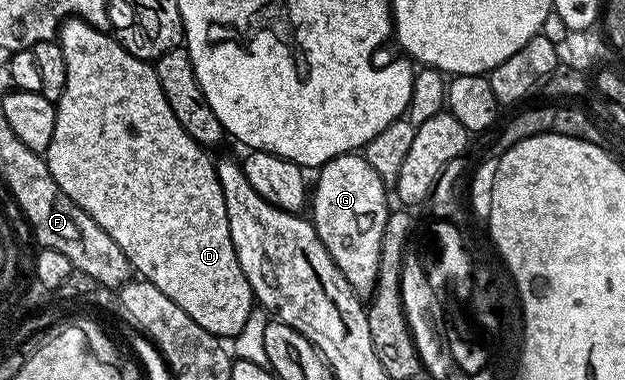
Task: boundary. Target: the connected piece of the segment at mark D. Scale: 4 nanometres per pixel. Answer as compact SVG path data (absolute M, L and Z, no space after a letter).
M69 17L61 23L58 42L66 57L66 89L62 89L62 97L55 104L54 137L50 137L50 145L46 152L48 168L54 181L58 181L62 193L66 193L66 197L70 197L70 201L77 203L83 211L90 213L90 217L94 217L94 221L98 221L98 225L106 229L110 237L114 237L118 249L126 253L126 257L132 263L133 272L141 280L153 283L158 289L162 289L162 293L166 293L166 297L170 297L170 301L174 301L178 309L190 313L190 317L194 317L194 321L202 325L202 329L206 329L210 334L217 337L225 337L224 335L234 337L240 332L242 325L246 325L246 317L250 317L250 313L254 310L254 296L246 274L239 267L234 243L230 239L226 201L223 199L222 185L219 184L216 176L215 162L211 158L208 160L209 152L194 142L178 123L178 118L175 117L166 99L166 93L162 91L159 79L155 75L153 64L145 61L139 54L131 55L118 40L120 39L115 34L99 27L91 27L84 19Z

